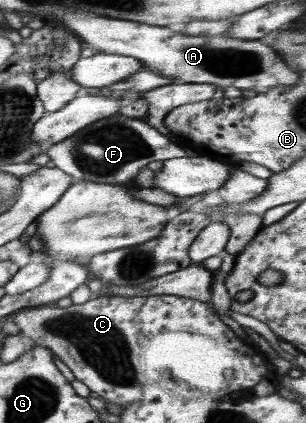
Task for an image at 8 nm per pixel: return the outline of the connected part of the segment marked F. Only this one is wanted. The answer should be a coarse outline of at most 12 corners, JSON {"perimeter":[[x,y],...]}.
{"perimeter":[[103,116],[45,152],[72,183],[188,157],[146,120]]}

